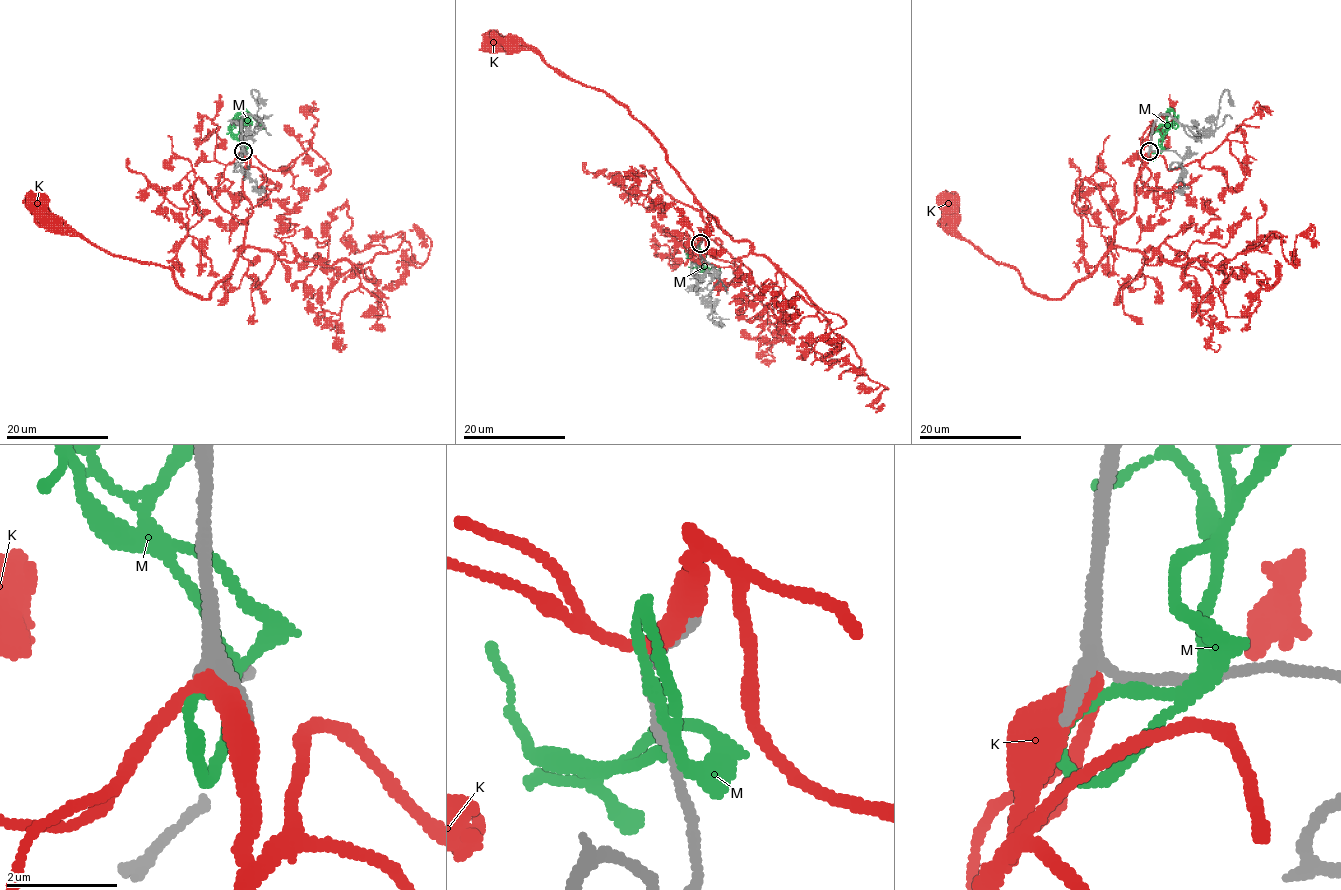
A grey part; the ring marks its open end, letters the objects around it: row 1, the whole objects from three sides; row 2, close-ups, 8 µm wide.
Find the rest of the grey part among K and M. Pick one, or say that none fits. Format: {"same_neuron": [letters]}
{"same_neuron": ["K"]}

